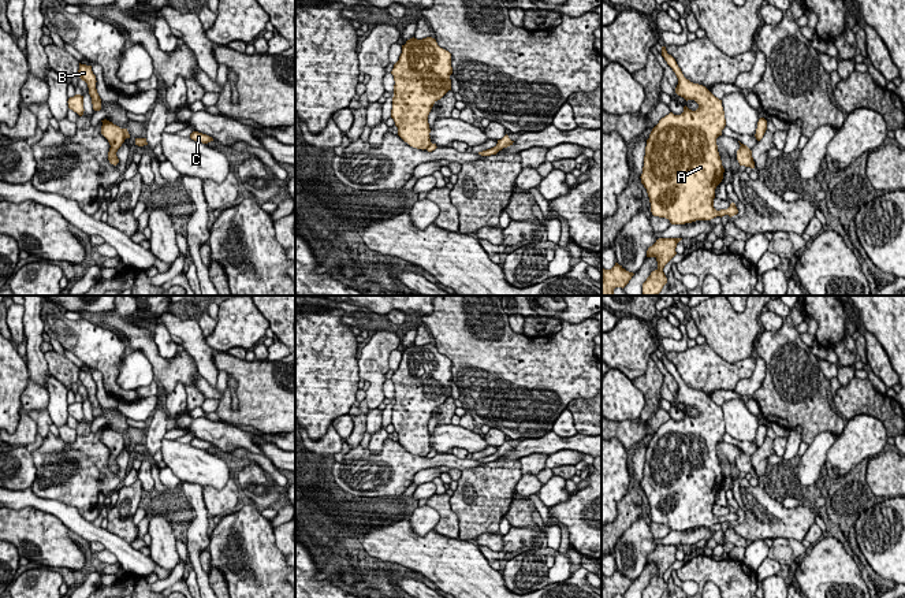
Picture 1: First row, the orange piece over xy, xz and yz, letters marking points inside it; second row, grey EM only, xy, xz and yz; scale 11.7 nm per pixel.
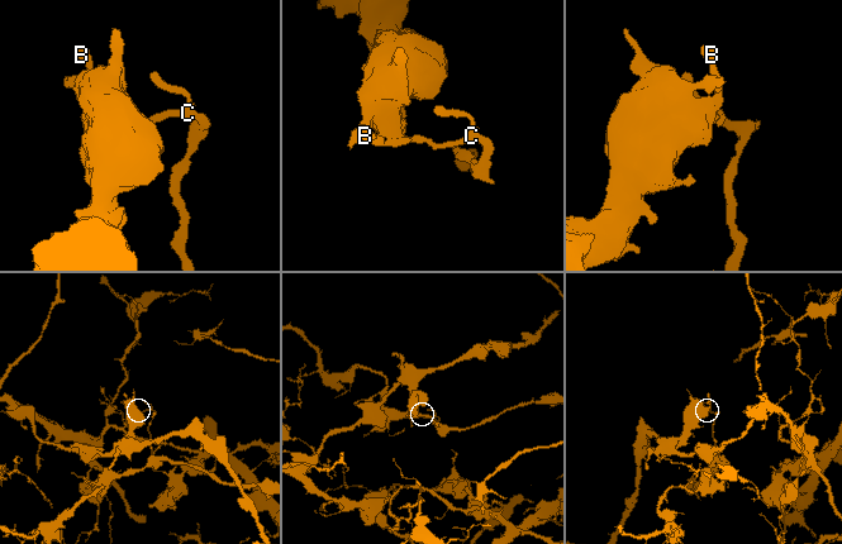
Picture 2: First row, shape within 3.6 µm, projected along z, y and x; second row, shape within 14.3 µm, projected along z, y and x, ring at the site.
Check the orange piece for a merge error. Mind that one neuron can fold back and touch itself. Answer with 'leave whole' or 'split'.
split

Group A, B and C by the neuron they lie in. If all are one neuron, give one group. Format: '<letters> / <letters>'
A / B C

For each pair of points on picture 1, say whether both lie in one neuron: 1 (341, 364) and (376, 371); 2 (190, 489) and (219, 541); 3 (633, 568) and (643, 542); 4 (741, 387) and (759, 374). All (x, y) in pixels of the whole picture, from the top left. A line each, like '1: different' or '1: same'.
1: different
2: different
3: same
4: same

